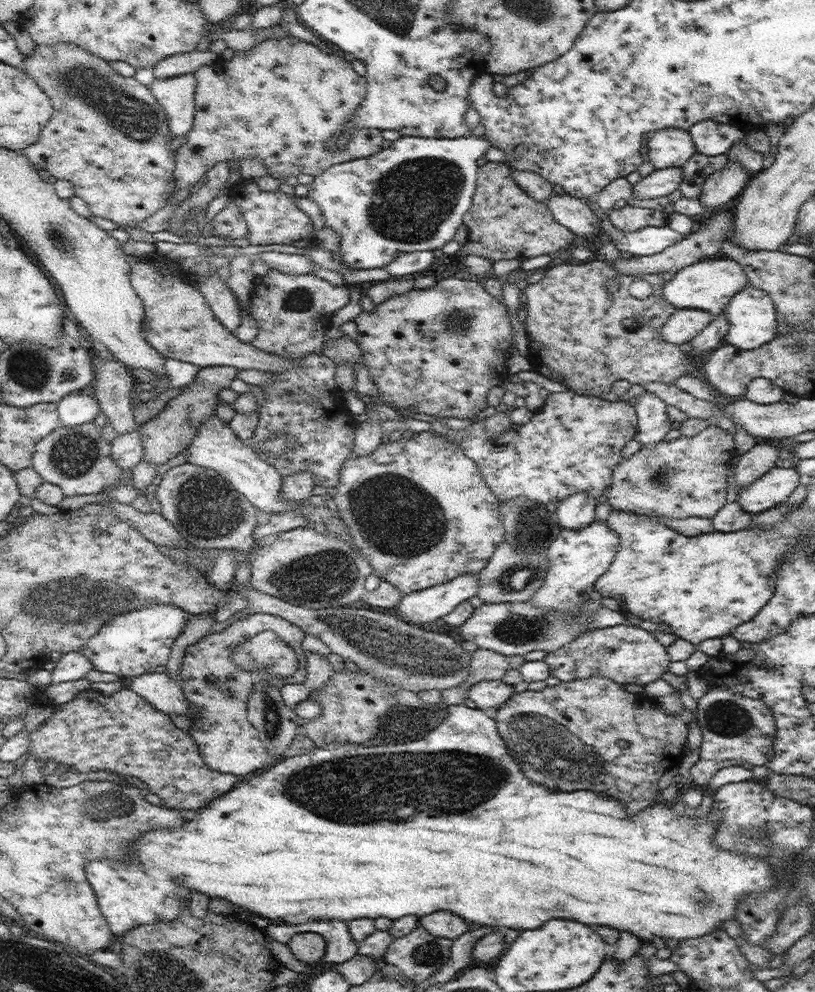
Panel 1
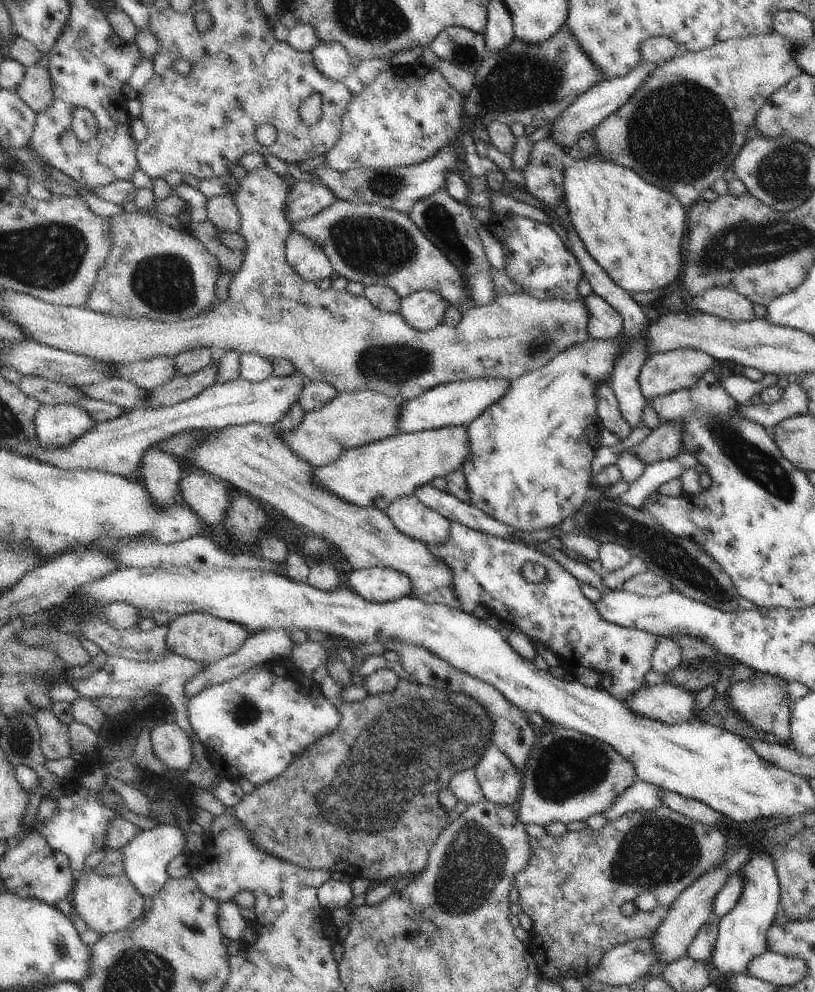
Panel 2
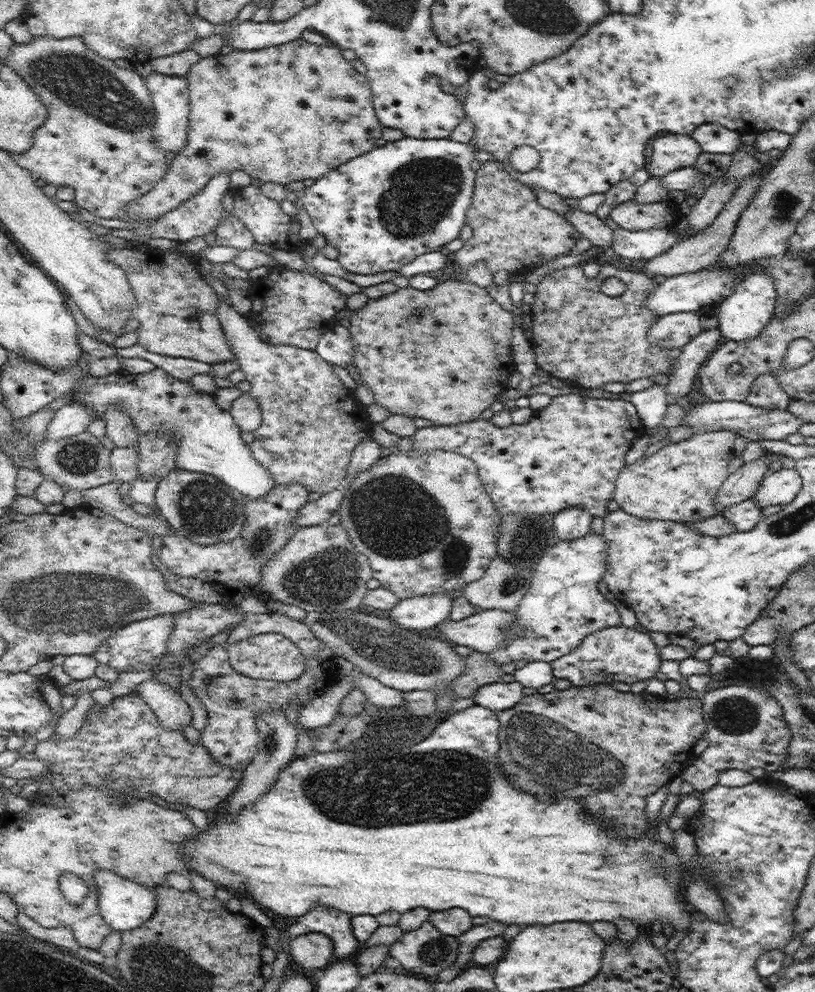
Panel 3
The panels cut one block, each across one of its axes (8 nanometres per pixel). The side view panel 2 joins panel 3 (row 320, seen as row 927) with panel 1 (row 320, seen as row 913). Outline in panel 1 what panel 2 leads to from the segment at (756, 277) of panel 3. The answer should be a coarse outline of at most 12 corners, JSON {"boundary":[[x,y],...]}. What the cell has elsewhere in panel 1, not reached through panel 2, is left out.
{"boundary":[[745,286],[725,306],[725,342],[757,350],[777,338],[777,312]]}

